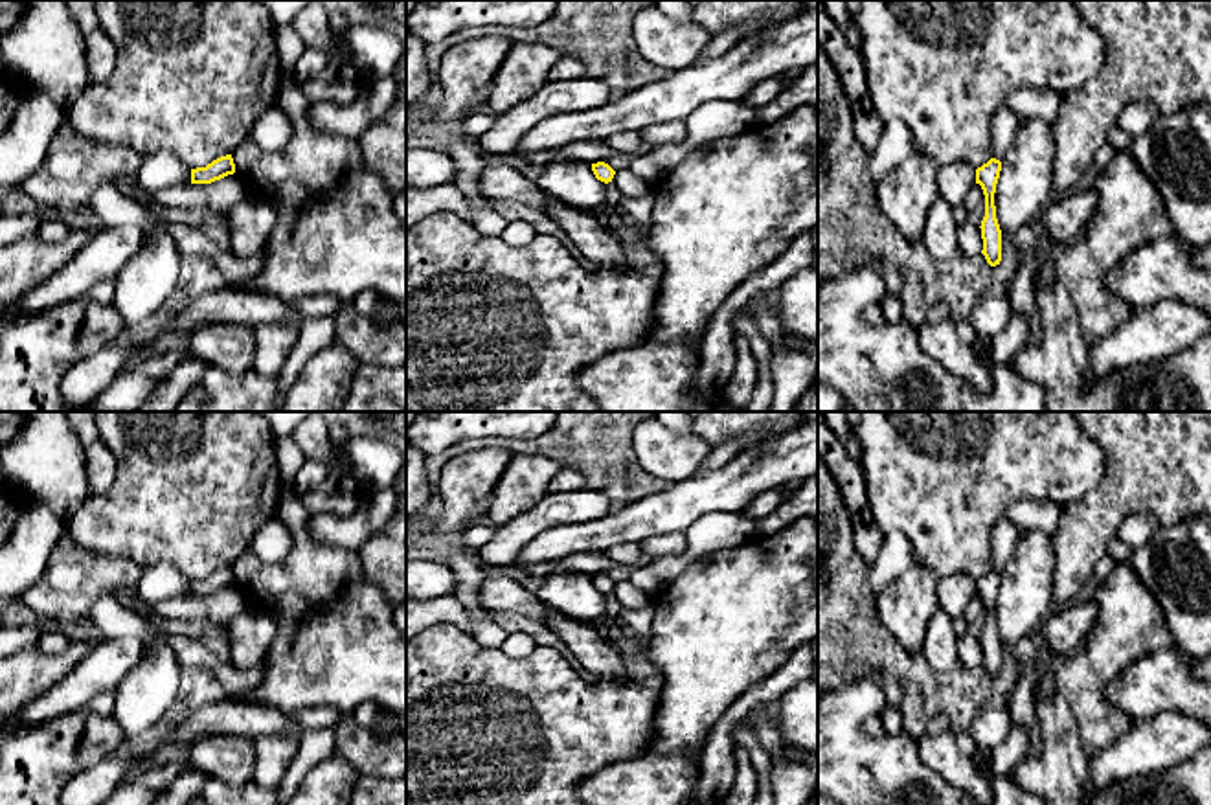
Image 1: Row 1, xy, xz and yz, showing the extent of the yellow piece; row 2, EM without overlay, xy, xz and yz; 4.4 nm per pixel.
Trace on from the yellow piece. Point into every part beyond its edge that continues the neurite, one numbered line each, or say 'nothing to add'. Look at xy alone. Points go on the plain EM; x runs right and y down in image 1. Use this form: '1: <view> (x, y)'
nothing to add

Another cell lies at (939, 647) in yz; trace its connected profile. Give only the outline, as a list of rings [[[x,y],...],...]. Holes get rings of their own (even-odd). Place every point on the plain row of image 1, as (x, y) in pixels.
[[[941,608],[930,618],[921,658],[935,673],[946,673],[959,663],[954,619]]]

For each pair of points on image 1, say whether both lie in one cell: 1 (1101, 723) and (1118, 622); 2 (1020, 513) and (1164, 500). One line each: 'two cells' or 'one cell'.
1: one cell
2: two cells

